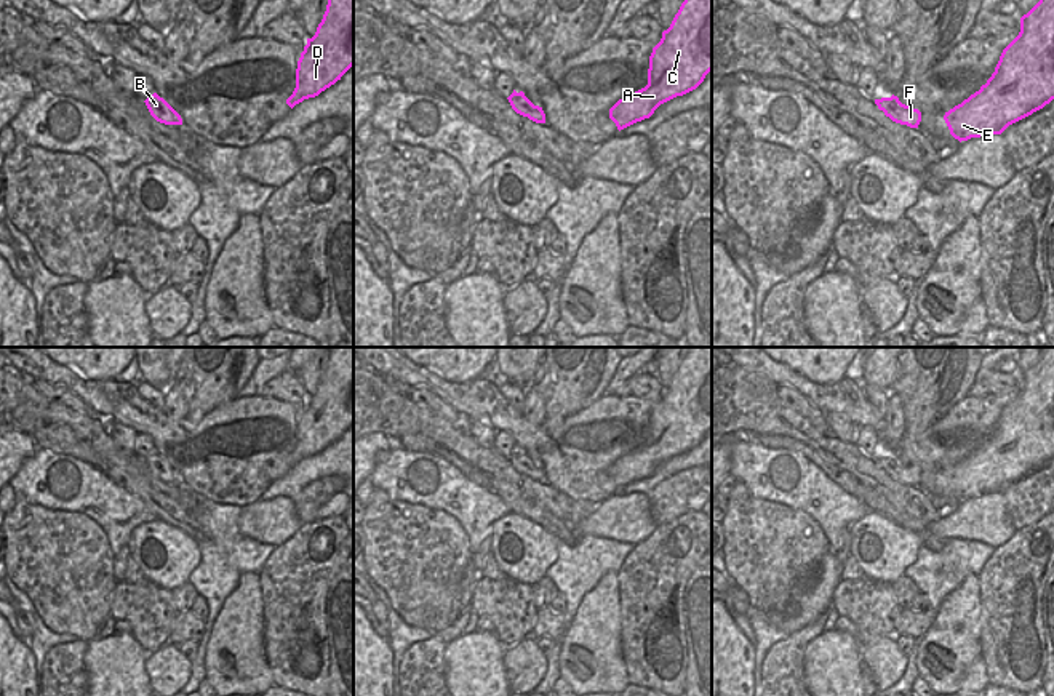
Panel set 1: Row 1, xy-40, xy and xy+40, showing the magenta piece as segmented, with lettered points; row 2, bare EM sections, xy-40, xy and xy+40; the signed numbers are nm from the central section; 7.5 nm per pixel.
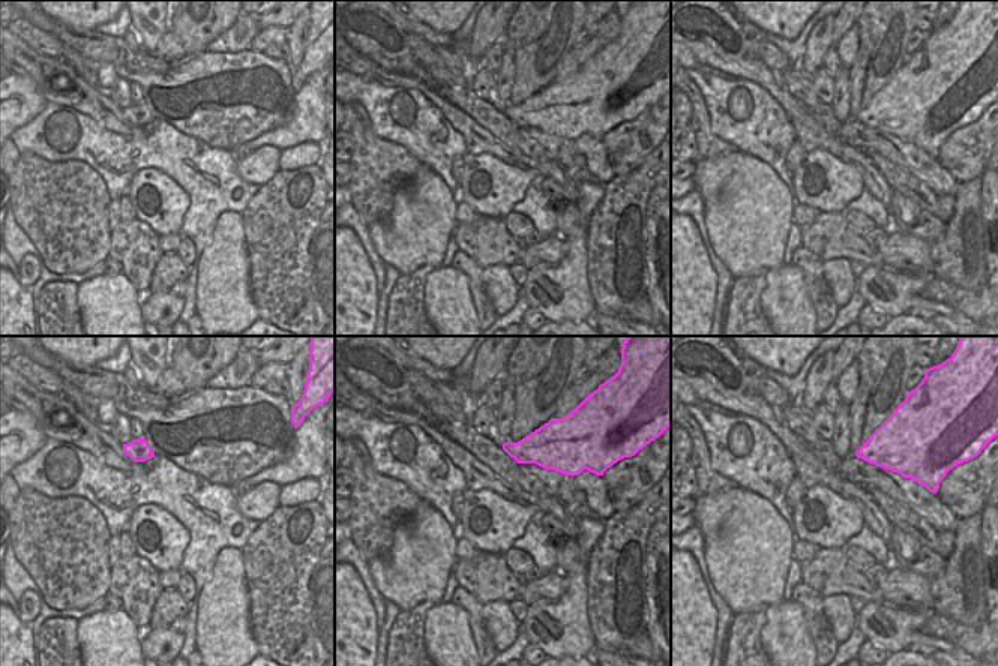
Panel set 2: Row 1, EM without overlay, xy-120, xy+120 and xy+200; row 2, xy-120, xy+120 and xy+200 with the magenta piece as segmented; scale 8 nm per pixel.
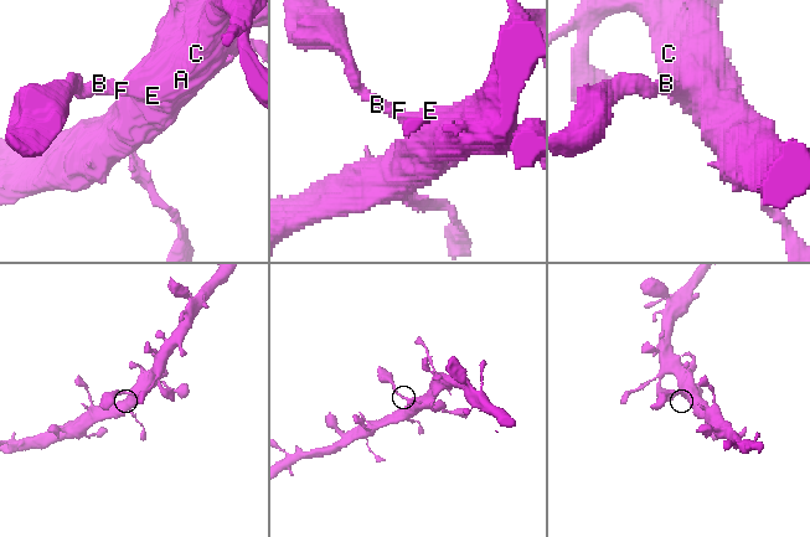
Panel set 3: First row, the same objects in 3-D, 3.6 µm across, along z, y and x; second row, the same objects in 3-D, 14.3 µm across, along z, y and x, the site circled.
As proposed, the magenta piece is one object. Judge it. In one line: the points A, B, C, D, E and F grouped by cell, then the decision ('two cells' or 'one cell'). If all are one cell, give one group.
groups A B C D E F; one cell

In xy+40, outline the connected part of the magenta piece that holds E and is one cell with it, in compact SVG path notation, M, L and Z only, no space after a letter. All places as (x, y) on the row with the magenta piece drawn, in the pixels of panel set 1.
M1040 0L1020 18L1019 35L1003 50L995 72L961 104L945 112L950 134L961 141L1001 134L1009 125L1043 109L1054 99L1054 0Z

